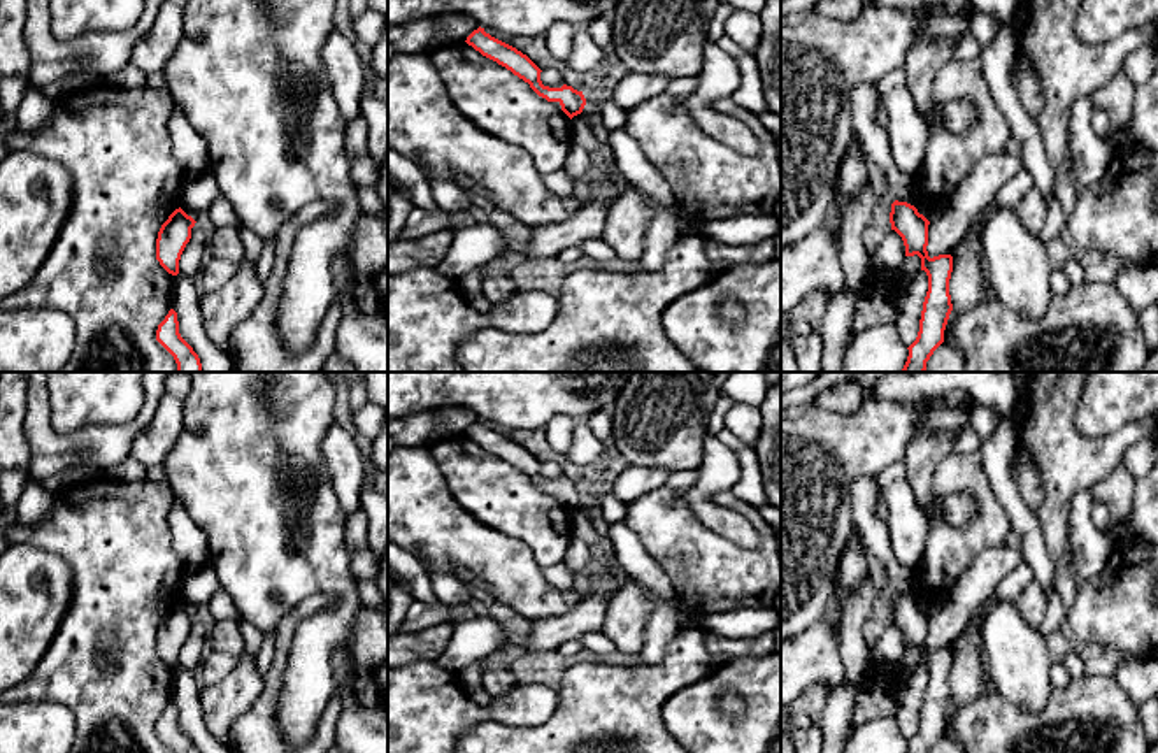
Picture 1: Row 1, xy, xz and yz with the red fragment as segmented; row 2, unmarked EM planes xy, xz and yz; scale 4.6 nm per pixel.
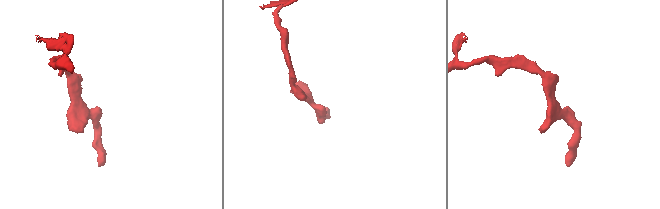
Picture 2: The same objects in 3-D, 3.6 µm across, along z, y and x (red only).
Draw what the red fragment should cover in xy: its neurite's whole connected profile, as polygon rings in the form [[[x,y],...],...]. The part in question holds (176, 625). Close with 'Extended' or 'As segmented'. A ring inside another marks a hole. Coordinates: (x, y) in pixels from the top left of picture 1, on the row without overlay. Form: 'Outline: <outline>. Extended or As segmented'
Outline: [[[181,600],[161,618],[156,632],[156,653],[172,669],[179,667],[179,653],[191,632],[195,613]]]. As segmented

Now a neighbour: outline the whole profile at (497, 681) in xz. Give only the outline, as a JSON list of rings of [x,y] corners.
[[[481,658],[481,676],[484,690],[495,699],[509,693],[518,683],[511,667],[488,667]]]

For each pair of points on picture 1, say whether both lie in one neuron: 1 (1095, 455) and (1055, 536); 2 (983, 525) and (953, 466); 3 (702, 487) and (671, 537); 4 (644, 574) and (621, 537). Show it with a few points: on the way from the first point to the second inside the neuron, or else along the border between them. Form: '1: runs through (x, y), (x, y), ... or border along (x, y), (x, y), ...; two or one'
1: runs through (1076, 474), (1057, 494), (1055, 516); one
2: runs through (985, 511), (985, 497), (967, 480); one
3: border along (681, 492), (690, 509), (720, 534); two
4: runs through (639, 566), (627, 546); one

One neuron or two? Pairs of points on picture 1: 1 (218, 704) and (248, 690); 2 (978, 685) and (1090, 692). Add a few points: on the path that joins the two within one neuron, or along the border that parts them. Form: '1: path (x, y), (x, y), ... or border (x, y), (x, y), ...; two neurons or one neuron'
1: path (225, 702), (241, 690); one neuron
2: border (988, 692), (965, 704), (953, 704); two neurons

